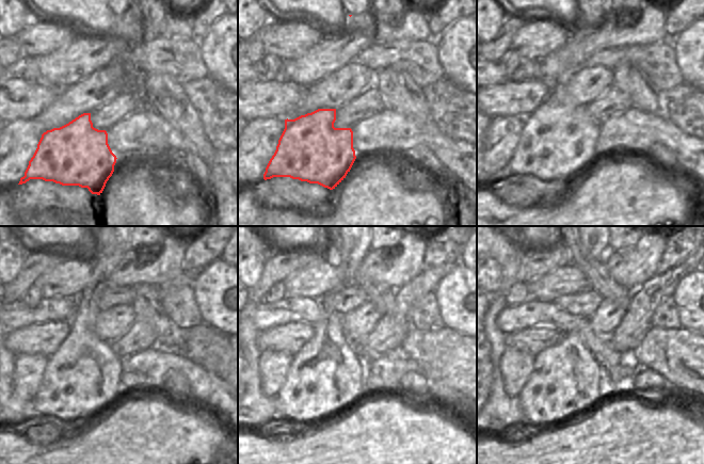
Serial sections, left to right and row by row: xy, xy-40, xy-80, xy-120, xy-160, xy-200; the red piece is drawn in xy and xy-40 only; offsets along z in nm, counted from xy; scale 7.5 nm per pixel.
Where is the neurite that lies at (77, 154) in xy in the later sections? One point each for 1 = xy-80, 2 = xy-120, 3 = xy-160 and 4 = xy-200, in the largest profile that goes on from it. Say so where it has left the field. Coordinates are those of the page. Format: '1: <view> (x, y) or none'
1: xy-80 (558, 141)
2: xy-120 (83, 377)
3: xy-160 (325, 376)
4: xy-200 (564, 381)

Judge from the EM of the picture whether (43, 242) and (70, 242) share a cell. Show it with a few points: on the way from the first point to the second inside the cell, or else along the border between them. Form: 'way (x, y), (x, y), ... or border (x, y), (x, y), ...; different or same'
way (49, 242), (64, 242); same

